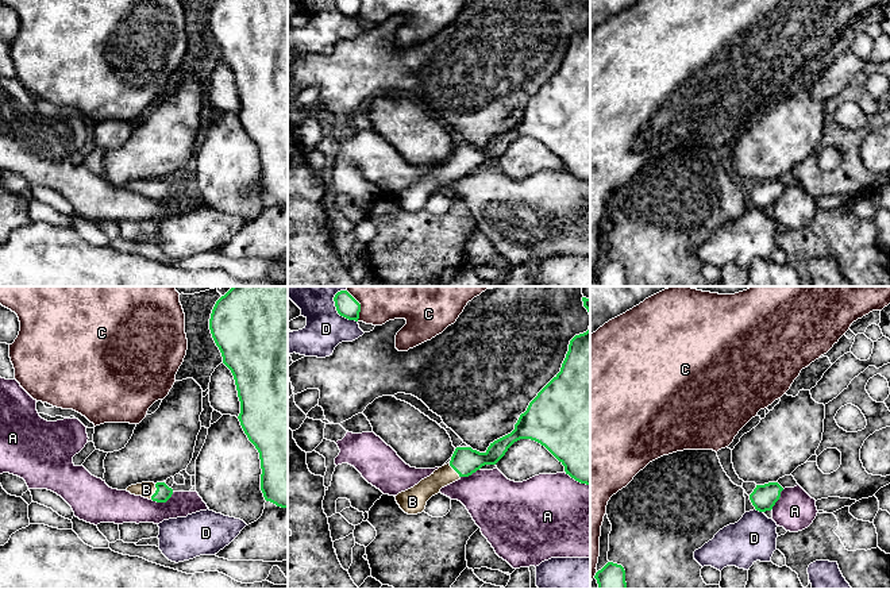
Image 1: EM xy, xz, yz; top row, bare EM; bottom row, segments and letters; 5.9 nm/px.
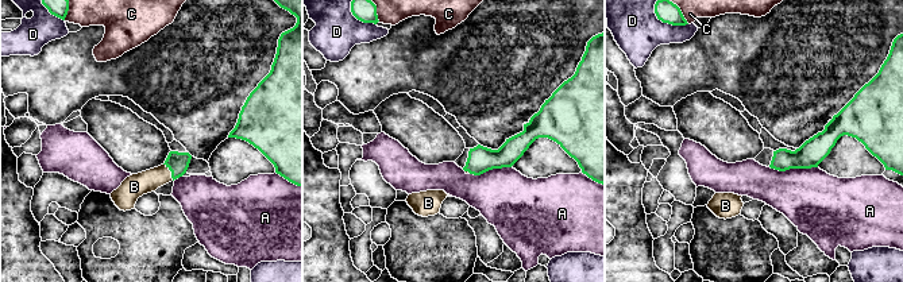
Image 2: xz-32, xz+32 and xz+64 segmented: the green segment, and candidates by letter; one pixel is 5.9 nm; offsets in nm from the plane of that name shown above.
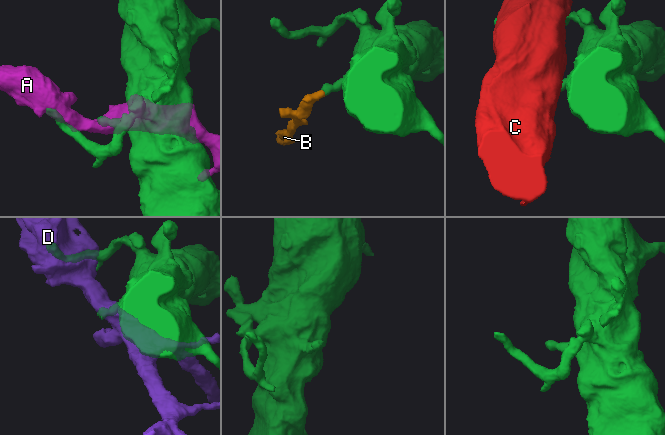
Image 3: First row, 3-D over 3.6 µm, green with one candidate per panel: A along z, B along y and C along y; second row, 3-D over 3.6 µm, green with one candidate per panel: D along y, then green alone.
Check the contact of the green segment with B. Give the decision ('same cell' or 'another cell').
same cell

